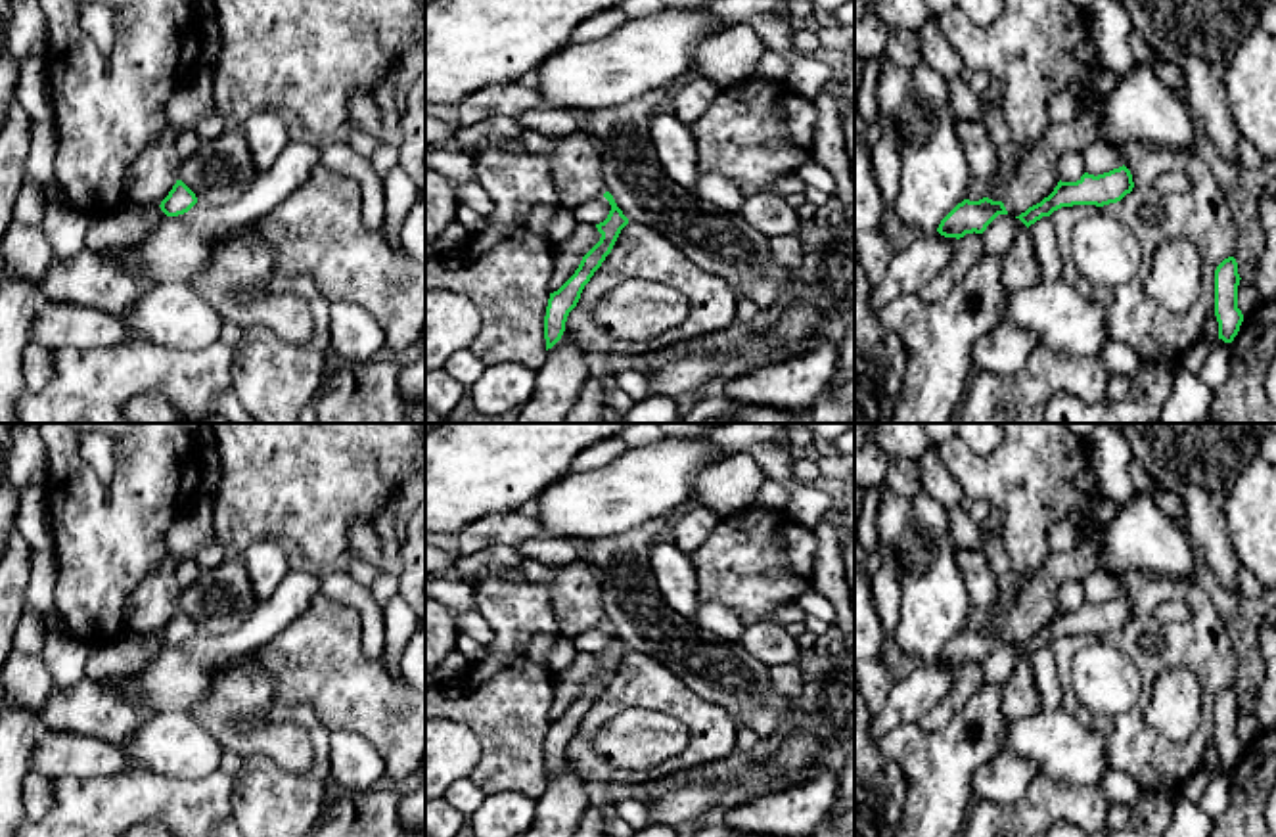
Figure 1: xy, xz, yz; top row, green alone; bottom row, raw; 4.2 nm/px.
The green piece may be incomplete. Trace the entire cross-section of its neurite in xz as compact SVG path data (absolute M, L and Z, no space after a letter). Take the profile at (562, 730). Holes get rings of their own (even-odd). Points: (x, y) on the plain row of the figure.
M605 621L604 626L609 630L611 640L604 651L596 653L602 663L600 670L582 686L575 703L558 720L550 722L544 745L546 780L561 768L567 745L577 735L584 714L611 682L621 659L628 653L613 624Z

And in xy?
M176 609L159 636L167 645L178 645L188 642L195 632L195 622L182 609Z

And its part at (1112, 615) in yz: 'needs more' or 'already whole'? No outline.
already whole

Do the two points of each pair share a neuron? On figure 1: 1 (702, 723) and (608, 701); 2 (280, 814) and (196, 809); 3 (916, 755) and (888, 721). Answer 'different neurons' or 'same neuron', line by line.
1: same neuron
2: different neurons
3: different neurons

